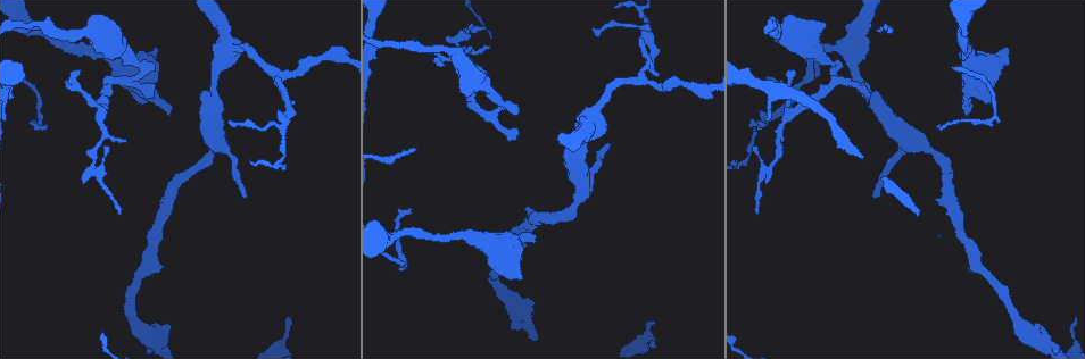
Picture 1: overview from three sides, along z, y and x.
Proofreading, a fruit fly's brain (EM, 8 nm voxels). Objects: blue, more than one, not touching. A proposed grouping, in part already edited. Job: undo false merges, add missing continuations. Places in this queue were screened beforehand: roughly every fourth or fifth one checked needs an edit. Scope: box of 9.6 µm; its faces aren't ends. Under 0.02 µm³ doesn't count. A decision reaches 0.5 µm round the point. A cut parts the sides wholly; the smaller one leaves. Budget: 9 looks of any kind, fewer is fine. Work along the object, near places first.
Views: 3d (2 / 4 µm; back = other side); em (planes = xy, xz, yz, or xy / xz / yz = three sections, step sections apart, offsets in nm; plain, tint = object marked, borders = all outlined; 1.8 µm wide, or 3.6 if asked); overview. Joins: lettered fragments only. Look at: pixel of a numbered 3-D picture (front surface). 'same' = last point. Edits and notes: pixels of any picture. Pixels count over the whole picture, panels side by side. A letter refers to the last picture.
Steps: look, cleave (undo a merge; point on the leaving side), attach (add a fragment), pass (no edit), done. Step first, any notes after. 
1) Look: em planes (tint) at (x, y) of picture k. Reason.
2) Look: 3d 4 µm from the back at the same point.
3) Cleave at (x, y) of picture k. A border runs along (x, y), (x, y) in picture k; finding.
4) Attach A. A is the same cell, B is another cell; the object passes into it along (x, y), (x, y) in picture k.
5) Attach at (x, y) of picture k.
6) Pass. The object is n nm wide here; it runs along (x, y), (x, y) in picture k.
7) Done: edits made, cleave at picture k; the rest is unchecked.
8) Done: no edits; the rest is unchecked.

Look: em xz step 4 (borders) at (520, 279) of picture 1.

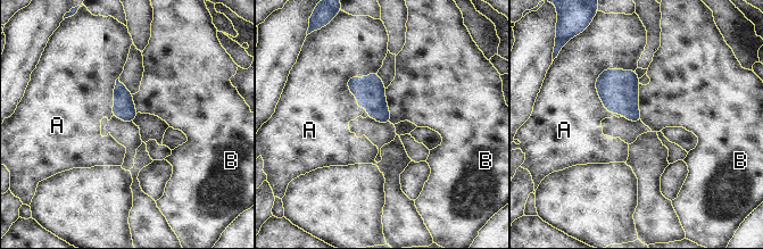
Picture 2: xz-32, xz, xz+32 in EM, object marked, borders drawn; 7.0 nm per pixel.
Look: em planes (borders) at the same point.

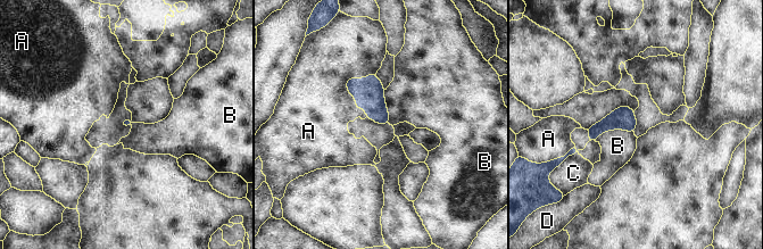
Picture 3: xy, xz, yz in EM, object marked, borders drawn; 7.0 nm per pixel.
Pass. A, B, C and D are other cells; a border runs along (633, 133), (606, 130), (595, 140) in picture 3; none of them fits.

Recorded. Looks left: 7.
Look: 3d 4 µm at (609, 145) of picture 1. Free end.

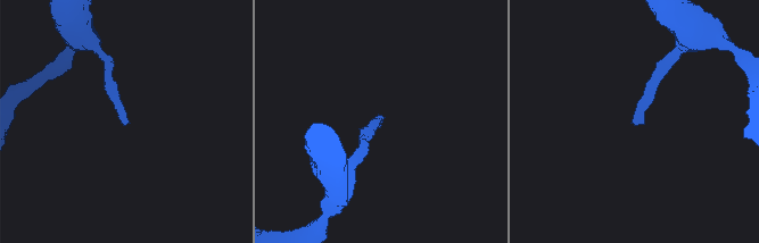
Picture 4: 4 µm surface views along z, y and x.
Look: em xz step 16 (tint) at (635, 123) of picture 4. Shape alone is not enough.

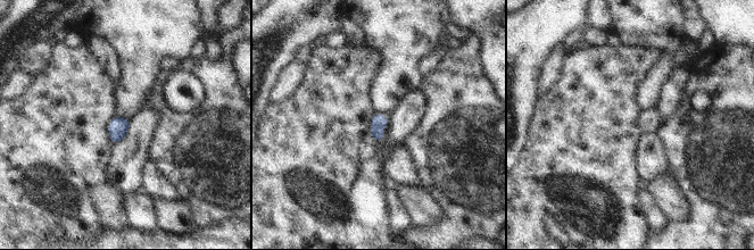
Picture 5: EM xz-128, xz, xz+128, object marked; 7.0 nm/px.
Look: em planes (borders) at the same point. Cut it another way.

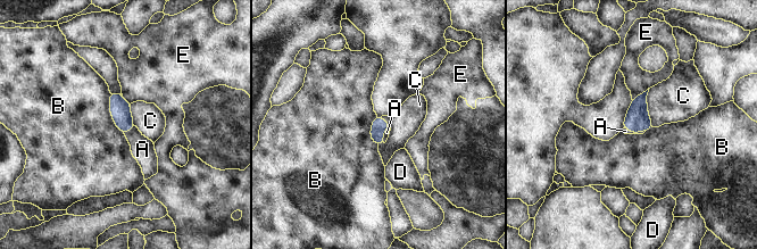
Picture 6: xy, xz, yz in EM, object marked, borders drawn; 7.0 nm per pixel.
Attach A. A is the same cell, B, C, D and E are other cells; the object passes into it along (379, 125), (383, 133), (387, 132) in picture 6; the cell continues.

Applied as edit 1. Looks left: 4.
Look: overview.

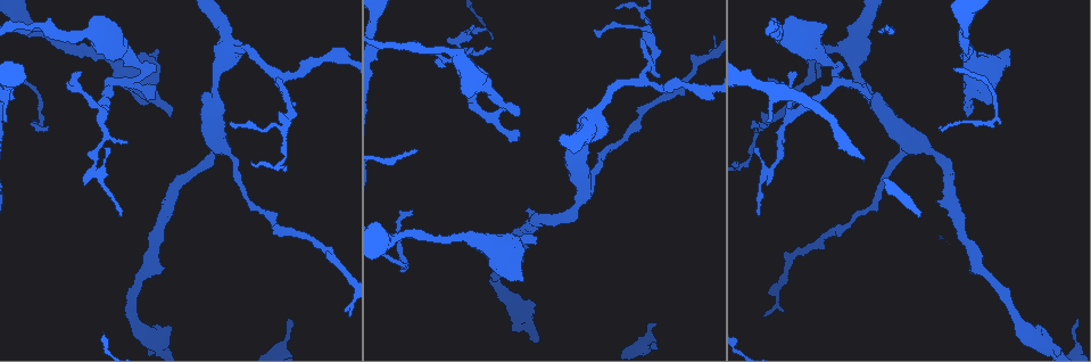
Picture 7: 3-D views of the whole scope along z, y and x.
Look: 3d 2 µm at (969, 115) of picture 7.

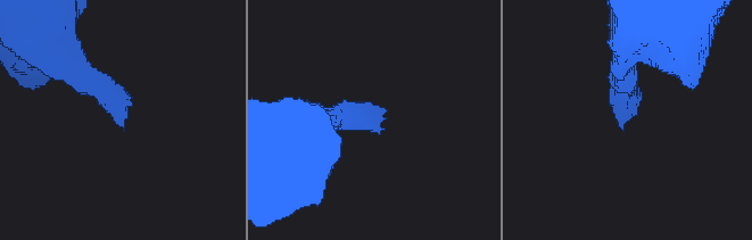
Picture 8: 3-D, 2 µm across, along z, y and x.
Look: em planes (borders) at (123, 128) of picture 8.

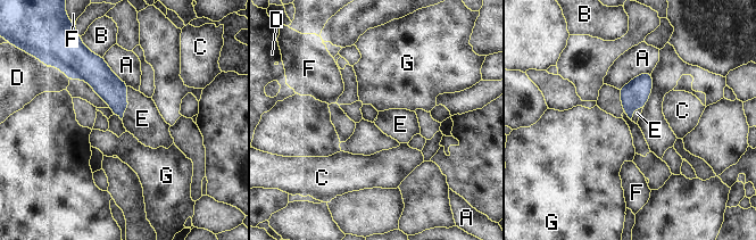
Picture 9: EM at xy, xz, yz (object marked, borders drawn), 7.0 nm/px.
Attach E. The longest contact is with A, 280 nm; E is the same cell, A, B, C, D, F and G are other cells; the object passes into it along (102, 80), (127, 104), (142, 118) in picture 9; the cell continues.

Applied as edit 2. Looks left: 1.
Done: edits made, attach at picture 6, attach at picture 9; the rest is unchecked.

